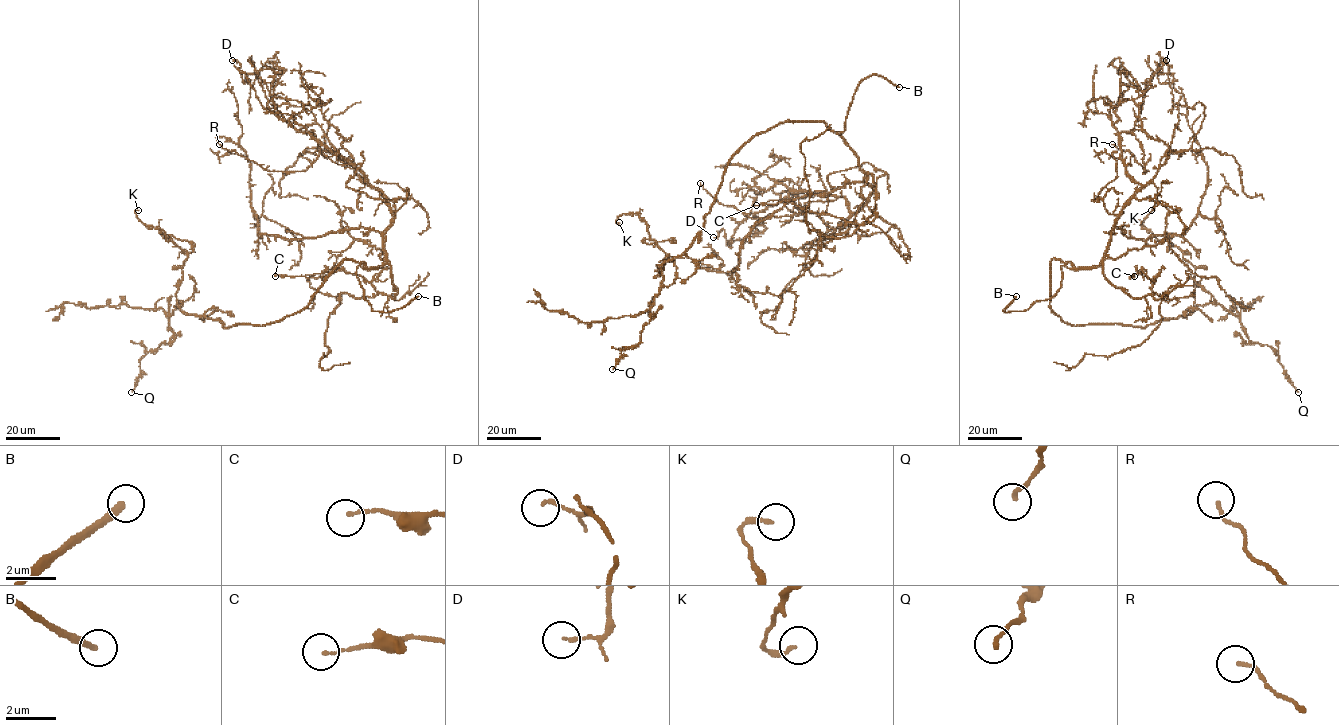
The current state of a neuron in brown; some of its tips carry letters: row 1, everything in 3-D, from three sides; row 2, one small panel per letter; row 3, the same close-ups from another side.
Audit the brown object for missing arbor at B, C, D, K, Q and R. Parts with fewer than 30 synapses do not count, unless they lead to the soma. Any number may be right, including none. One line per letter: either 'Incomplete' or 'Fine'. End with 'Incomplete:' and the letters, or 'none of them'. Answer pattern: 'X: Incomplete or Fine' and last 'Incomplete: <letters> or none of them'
B: Incomplete
C: Fine
D: Fine
K: Fine
Q: Fine
R: Fine
Incomplete: B

